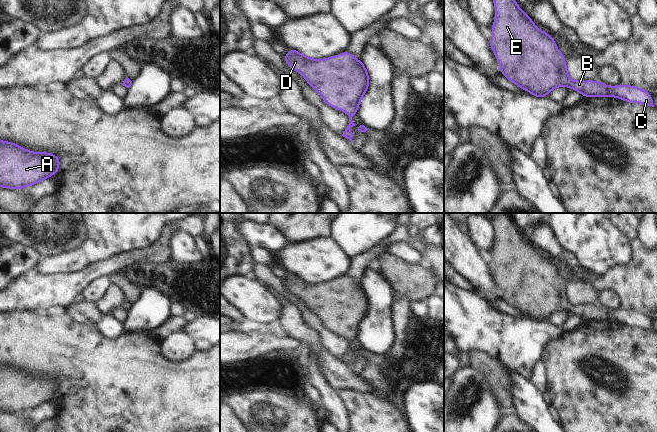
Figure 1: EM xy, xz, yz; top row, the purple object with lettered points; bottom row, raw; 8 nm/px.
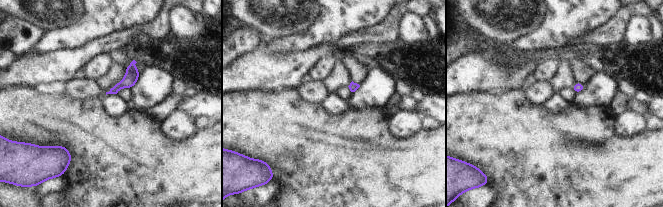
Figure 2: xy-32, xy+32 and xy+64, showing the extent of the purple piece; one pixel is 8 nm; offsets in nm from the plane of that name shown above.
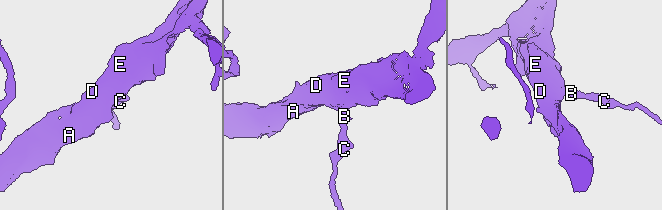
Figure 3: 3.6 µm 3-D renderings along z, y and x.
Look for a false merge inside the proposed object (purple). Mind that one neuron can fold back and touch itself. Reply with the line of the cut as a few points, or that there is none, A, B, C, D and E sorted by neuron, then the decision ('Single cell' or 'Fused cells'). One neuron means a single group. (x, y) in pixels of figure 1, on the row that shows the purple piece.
No split. Groups: A B C D E. Single cell

